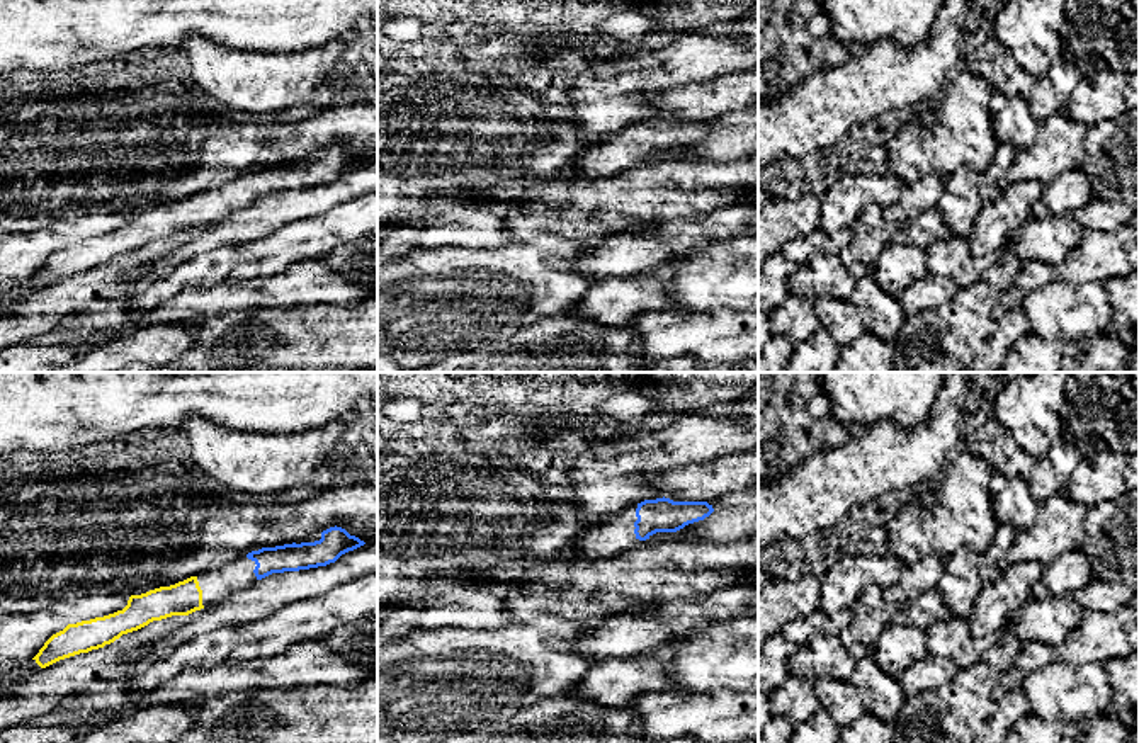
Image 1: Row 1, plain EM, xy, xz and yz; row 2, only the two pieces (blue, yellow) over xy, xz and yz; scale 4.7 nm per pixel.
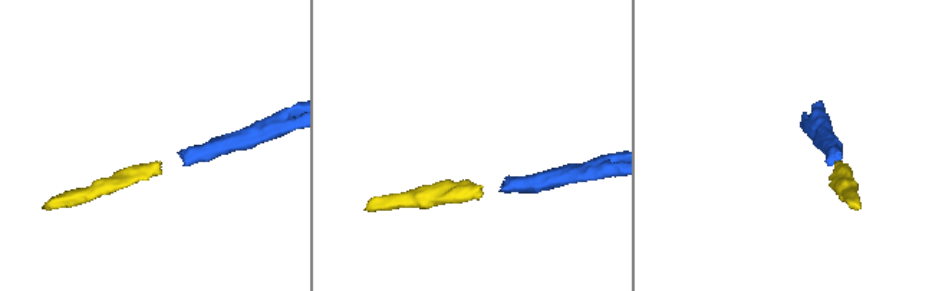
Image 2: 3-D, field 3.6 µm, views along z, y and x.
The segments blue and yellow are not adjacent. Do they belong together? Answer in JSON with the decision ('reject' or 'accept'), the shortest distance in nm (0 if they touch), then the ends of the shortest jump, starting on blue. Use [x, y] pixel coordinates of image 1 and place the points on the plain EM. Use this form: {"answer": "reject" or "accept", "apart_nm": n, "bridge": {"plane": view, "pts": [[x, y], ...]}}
{"answer": "accept", "apart_nm": 260, "bridge": {"plane": "xy", "pts": [[247, 175], [196, 196]]}}

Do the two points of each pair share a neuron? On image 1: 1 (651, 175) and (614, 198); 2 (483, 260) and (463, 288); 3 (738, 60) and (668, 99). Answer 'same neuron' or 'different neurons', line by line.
1: same neuron
2: same neuron
3: different neurons

